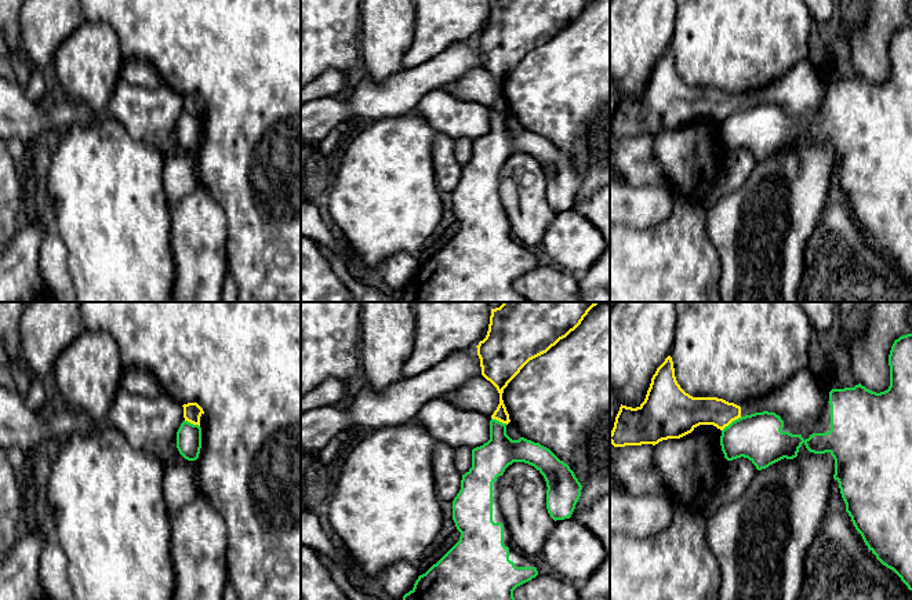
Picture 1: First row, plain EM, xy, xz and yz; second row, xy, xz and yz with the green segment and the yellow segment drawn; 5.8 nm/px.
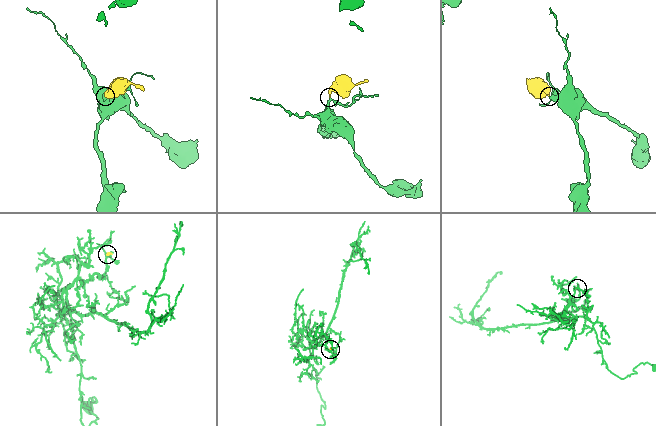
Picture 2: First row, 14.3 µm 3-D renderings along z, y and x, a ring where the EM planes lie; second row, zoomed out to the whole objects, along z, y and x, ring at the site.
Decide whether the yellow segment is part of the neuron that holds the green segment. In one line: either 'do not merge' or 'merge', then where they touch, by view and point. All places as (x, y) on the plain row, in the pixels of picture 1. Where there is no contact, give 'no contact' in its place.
do not merge; meets green in yz at (733, 112)

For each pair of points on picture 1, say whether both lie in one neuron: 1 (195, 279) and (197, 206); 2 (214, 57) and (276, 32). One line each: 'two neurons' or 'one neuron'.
1: one neuron
2: one neuron

